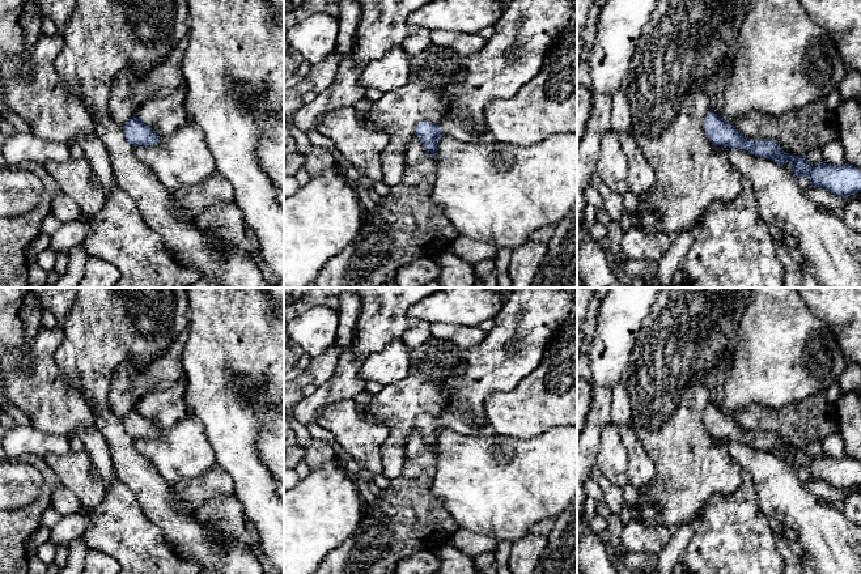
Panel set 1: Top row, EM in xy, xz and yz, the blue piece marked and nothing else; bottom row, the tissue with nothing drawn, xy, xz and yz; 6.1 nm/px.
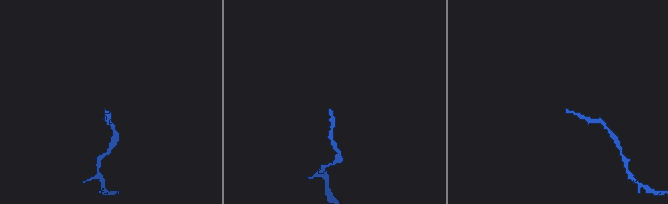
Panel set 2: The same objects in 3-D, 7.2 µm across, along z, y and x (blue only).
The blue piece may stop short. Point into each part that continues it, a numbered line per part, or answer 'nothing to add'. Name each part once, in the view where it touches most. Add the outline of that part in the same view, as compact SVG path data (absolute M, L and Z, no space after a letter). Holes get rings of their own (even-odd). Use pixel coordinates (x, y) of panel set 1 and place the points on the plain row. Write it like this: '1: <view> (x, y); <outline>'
1: xy (165, 408); M178 382L164 391L150 391L136 400L135 408L149 418L160 431L192 416L184 399L186 383Z

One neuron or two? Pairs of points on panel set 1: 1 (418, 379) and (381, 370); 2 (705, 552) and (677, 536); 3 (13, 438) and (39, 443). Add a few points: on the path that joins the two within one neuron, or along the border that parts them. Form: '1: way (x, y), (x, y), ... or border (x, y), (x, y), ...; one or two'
1: border (410, 351), (408, 373), (401, 379), (384, 386); two
2: border (702, 515), (699, 528), (678, 560); two
3: way (20, 439), (33, 442); one

